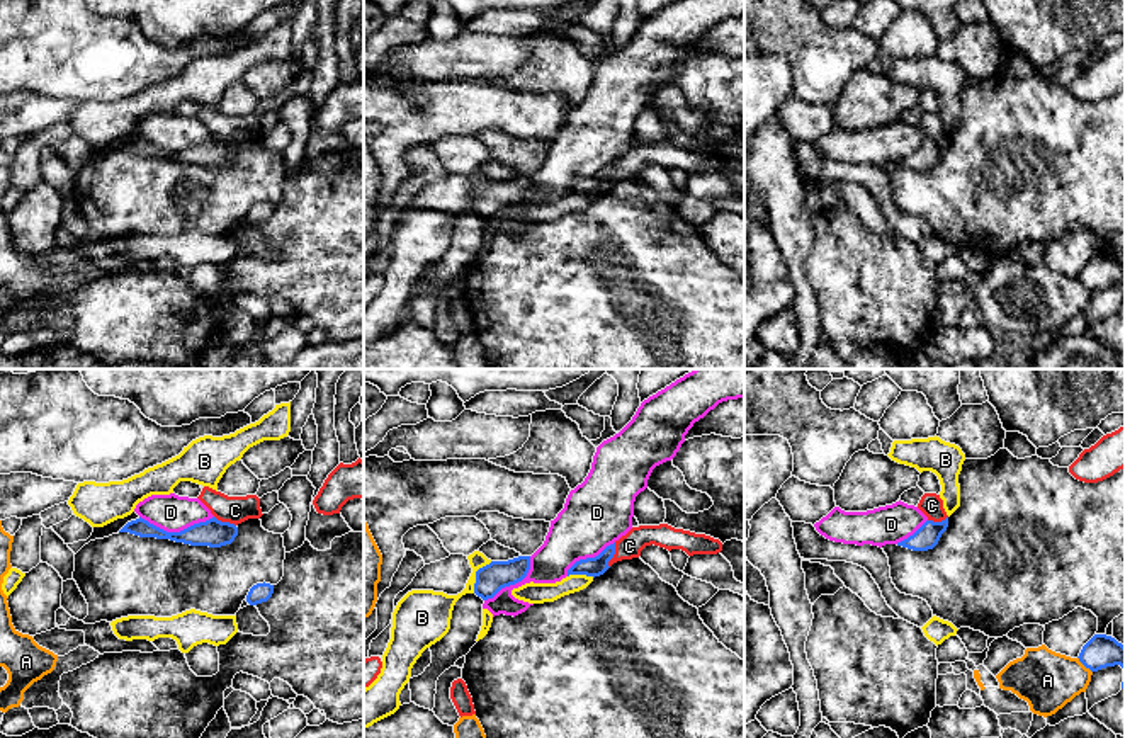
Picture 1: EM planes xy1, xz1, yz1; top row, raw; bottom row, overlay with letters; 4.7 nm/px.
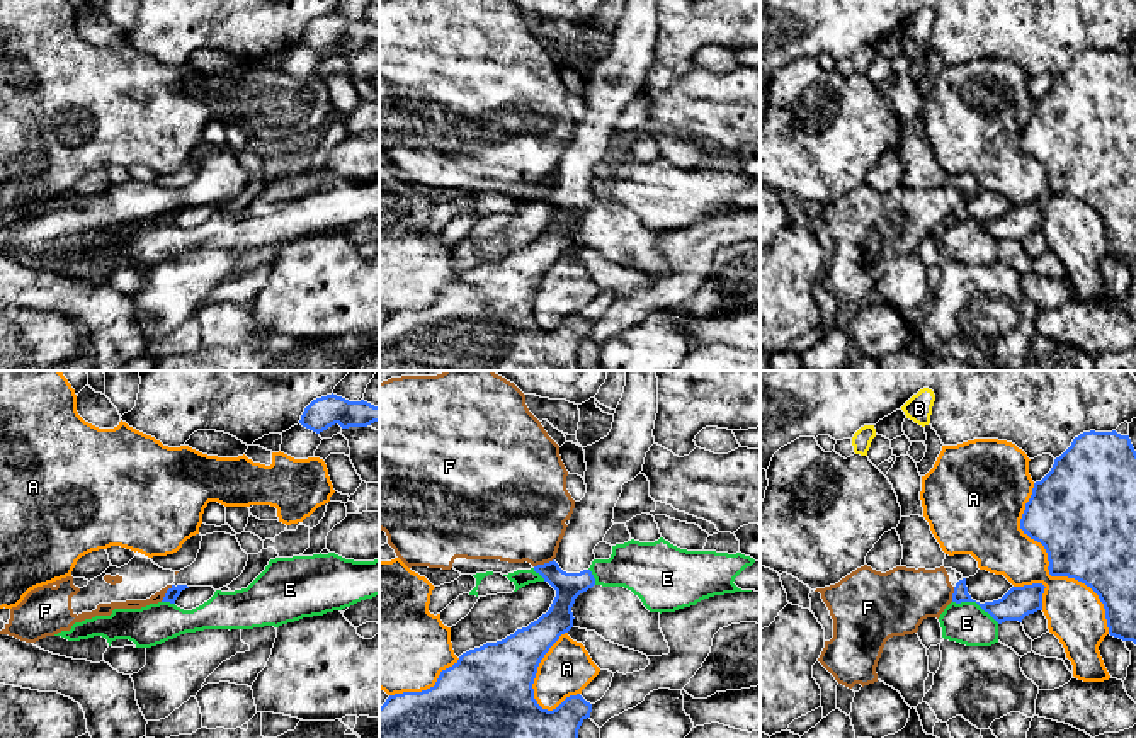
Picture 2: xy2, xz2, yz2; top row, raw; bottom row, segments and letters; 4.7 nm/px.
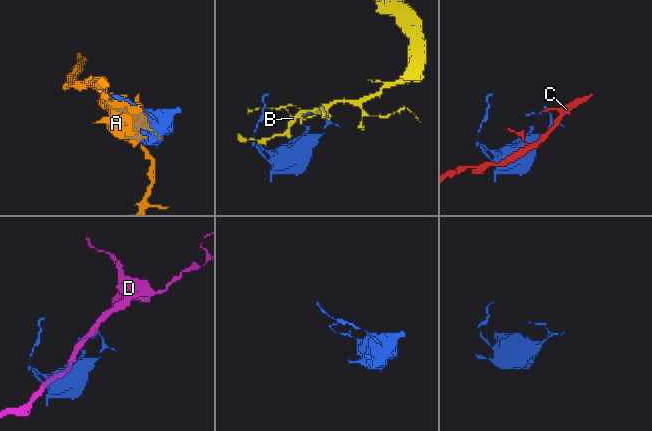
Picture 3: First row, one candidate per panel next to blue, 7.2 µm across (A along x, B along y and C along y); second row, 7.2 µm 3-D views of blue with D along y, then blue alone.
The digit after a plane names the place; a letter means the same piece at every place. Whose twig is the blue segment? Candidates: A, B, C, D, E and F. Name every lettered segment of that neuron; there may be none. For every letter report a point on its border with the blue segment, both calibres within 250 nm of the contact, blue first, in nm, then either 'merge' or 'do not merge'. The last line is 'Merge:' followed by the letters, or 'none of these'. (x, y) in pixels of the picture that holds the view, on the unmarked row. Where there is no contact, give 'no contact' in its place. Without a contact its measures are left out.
A: contact yz2 (1048, 187); calibres 440 and 260 nm; do not merge
B: contact xz1 (476, 194); calibres 140 and 160 nm; do not merge
C: contact xz1 (614, 172); calibres 100 and 120 nm; do not merge
D: contact xy1 (177, 152); calibres 140 and 180 nm; do not merge
E: contact yz2 (976, 221); calibres 150 and 200 nm; do not merge
F: contact xz2 (545, 182); calibres 130 and 420 nm; do not merge
Merge: none of these

